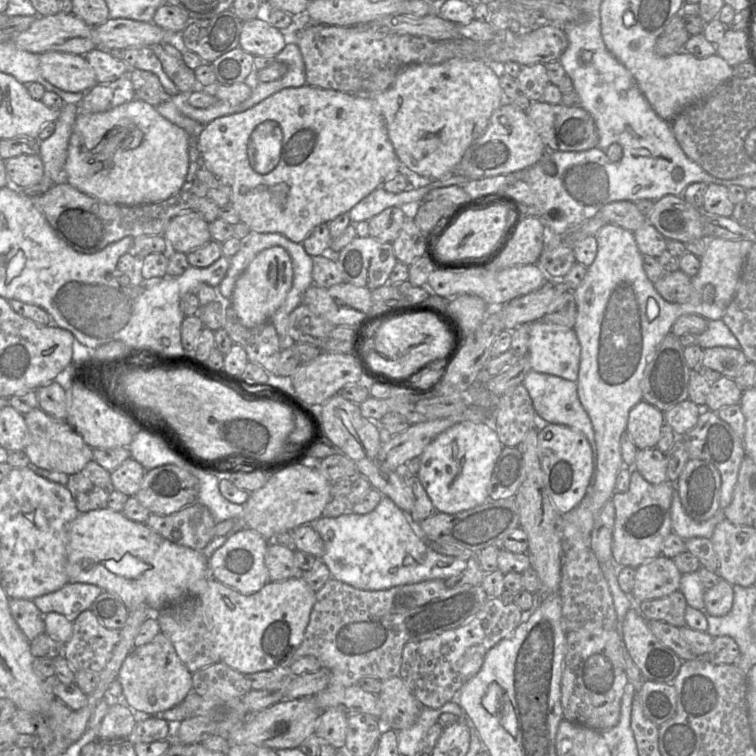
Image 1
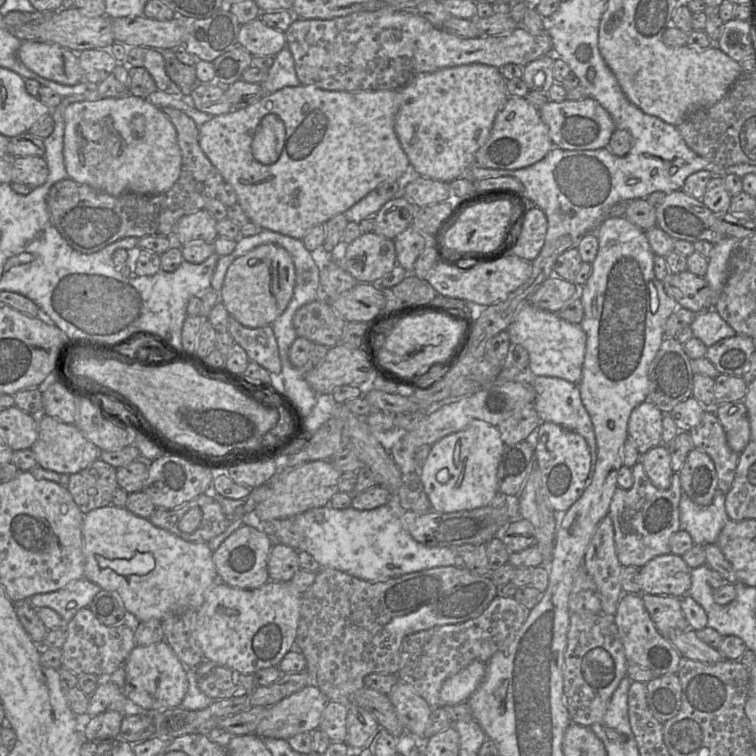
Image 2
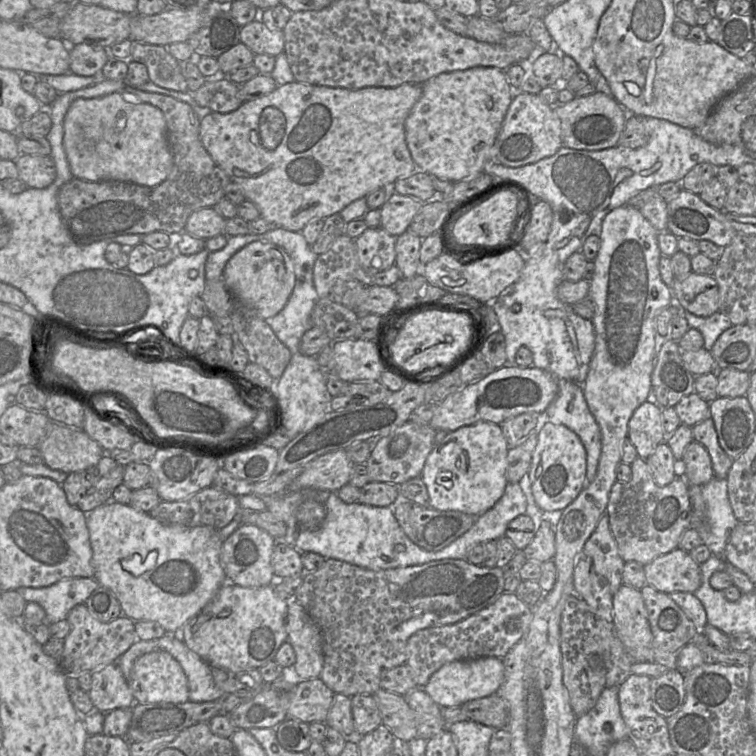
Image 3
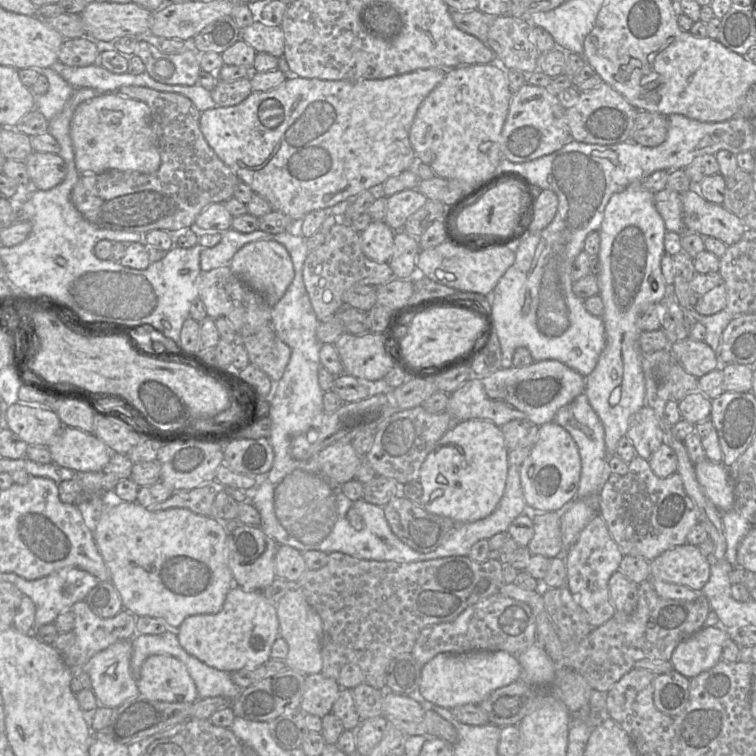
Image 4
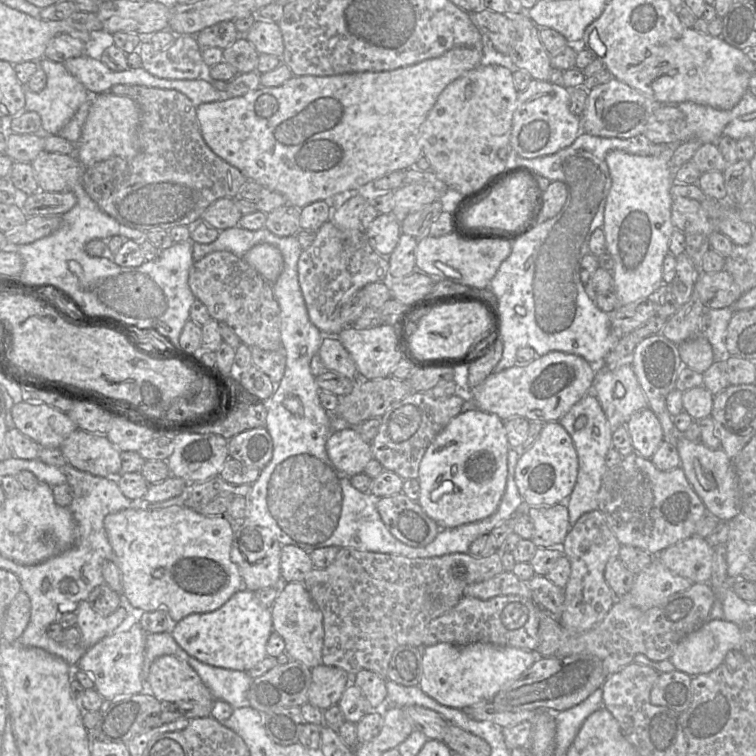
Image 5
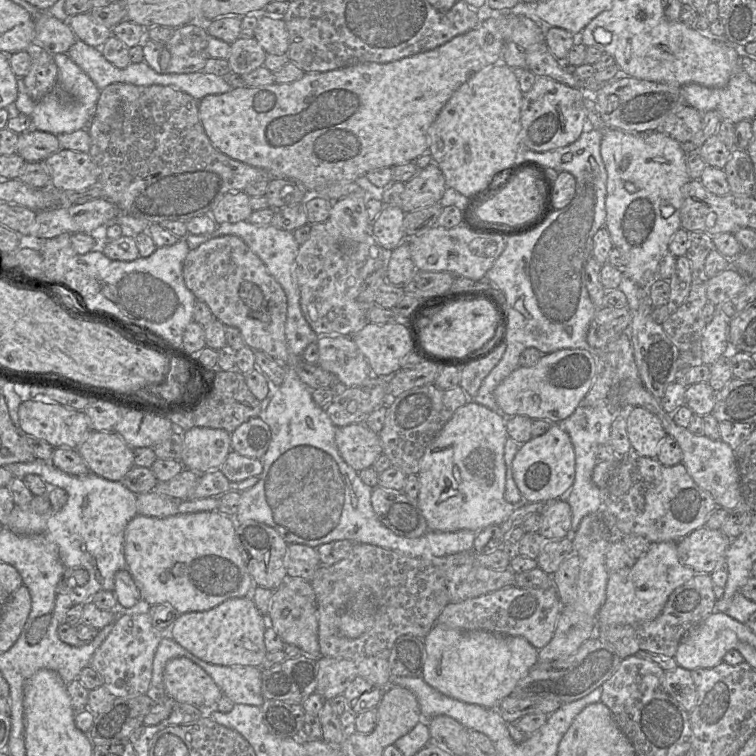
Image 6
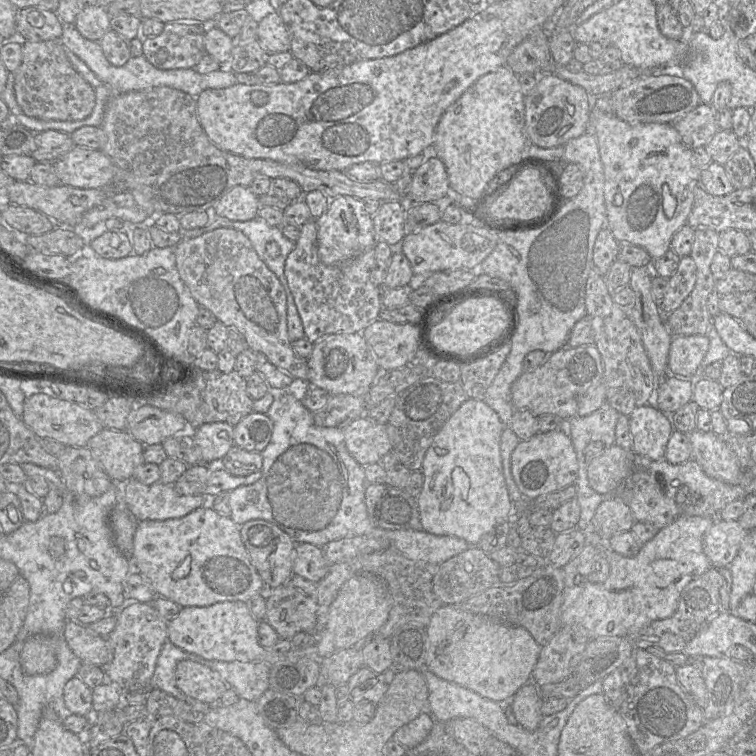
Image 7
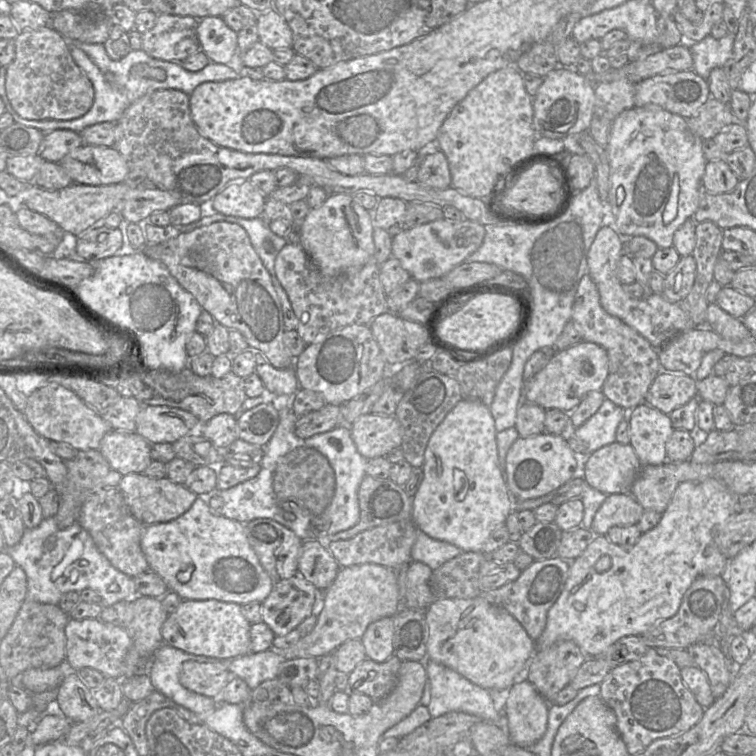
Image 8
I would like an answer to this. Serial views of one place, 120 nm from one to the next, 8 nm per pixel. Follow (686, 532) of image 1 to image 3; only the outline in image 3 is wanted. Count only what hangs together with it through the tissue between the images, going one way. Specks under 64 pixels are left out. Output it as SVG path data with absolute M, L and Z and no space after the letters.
M714 476L701 487L706 503L705 518L695 520L692 508L692 526L698 530L703 543L712 555L724 557L724 550L731 530L739 523L728 498L727 479Z

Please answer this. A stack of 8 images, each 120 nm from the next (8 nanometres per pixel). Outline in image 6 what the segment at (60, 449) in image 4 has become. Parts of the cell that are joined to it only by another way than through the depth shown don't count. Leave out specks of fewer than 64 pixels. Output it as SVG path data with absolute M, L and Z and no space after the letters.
M90 431L77 448L91 473L121 481L134 467L134 449L116 432Z

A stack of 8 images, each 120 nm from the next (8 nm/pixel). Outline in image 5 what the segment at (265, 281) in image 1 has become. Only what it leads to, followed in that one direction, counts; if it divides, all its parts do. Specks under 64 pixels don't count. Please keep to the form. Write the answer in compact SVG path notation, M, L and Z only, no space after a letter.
M266 243L252 247L244 254L243 259L270 284L277 280L284 268L281 251Z

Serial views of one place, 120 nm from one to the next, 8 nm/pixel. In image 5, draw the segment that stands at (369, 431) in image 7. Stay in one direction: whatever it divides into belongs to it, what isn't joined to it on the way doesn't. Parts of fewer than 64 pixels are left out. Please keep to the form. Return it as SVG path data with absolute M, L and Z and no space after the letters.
M353 427L333 431L326 442L326 451L334 465L350 477L364 472L373 458L370 443Z

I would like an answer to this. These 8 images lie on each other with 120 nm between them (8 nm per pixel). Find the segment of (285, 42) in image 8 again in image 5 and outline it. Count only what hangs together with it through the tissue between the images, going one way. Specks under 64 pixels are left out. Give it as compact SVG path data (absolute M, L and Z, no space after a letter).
M258 19L244 35L259 54L272 54L282 58L284 41L280 26L276 22Z

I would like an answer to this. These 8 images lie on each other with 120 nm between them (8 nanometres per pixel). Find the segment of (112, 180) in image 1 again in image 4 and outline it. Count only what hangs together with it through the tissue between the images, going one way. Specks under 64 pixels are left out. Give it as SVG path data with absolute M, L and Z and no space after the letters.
M106 92L84 101L74 111L70 136L75 165L80 175L112 169L151 174L161 165L157 136L152 128L151 110L140 100Z

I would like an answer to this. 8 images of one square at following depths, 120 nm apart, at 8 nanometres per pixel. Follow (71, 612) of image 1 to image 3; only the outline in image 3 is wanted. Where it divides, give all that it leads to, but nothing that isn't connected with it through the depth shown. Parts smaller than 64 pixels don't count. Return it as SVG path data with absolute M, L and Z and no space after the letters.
M71 577L47 587L20 587L16 591L26 602L39 604L46 613L46 623L53 624L66 619L76 605L85 604L98 586L99 583L94 577Z

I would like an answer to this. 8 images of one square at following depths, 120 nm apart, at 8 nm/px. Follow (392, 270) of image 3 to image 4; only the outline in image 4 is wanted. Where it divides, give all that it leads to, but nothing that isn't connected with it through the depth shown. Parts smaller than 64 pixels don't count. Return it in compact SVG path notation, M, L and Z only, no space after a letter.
M340 220L326 235L323 244L309 251L303 264L303 282L318 321L328 320L343 305L343 294L354 285L381 286L393 278L388 263L368 259L361 248L361 232Z

